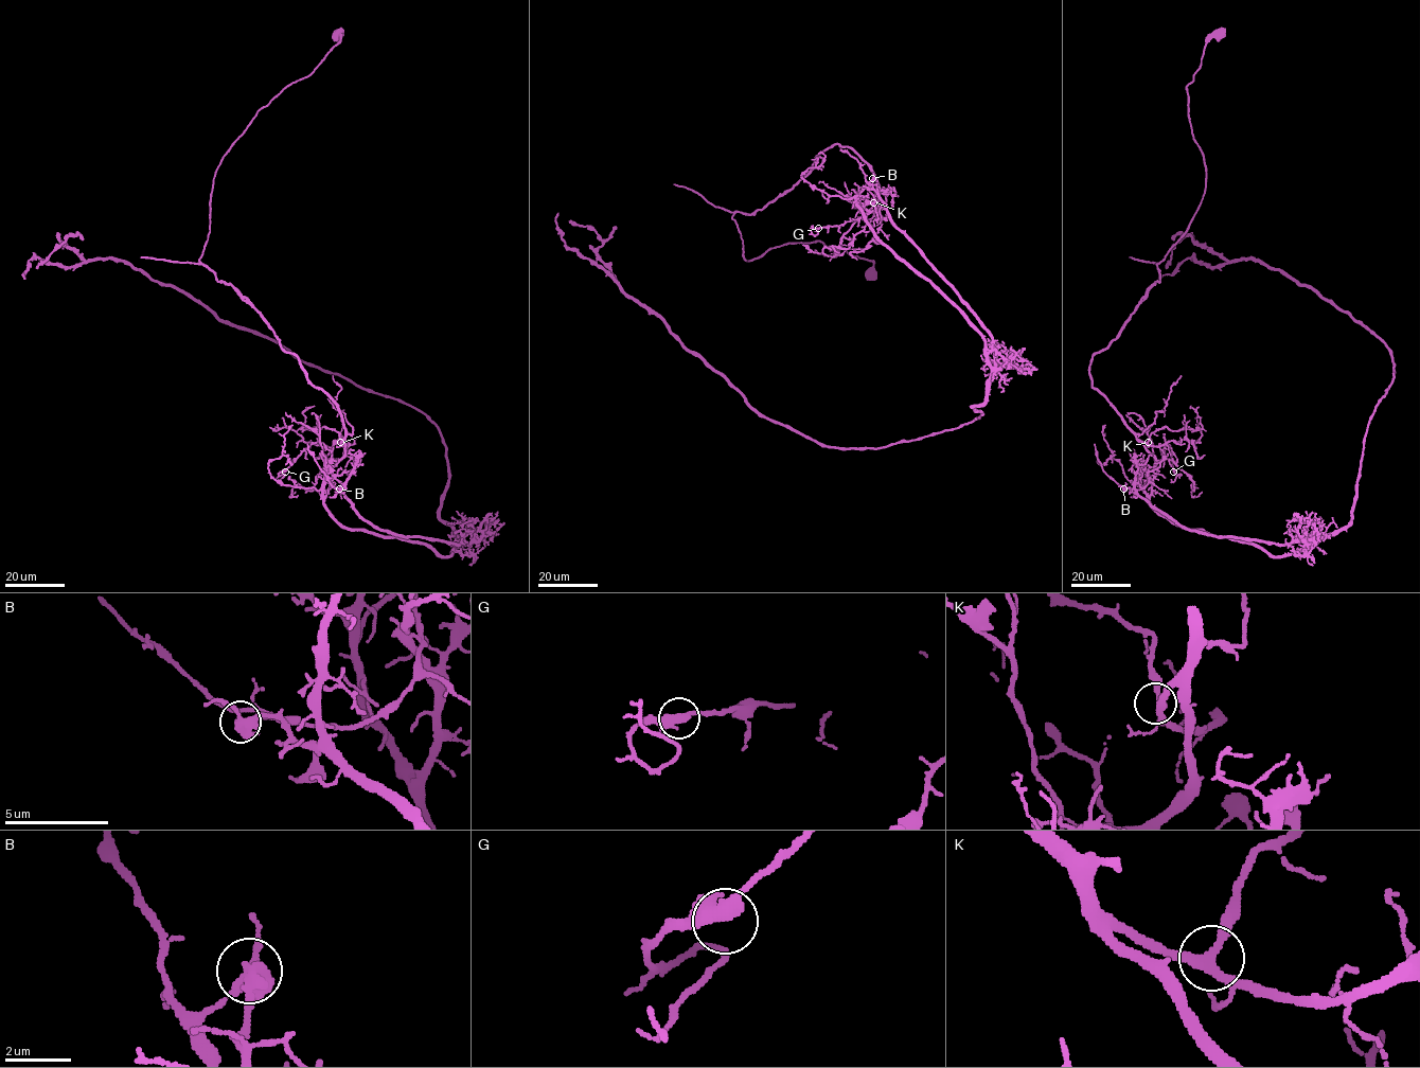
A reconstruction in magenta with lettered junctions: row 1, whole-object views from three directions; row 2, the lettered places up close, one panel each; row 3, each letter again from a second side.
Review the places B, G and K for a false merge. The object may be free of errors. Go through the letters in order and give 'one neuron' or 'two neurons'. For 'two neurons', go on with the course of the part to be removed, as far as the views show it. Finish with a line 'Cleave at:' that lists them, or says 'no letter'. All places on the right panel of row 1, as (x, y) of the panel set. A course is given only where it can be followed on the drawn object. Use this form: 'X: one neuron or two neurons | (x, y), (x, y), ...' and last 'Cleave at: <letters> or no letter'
B: two neurons | (1123, 488), (1147, 484), (1156, 460), (1092, 386), (1090, 360), (1159, 280), (1202, 198), (1187, 86), (1224, 31)
G: one neuron
K: one neuron
Cleave at: B

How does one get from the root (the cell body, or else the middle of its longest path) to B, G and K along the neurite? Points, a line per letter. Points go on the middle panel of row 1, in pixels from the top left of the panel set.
B: (871, 271), (819, 242), (747, 261), (732, 216), (833, 144), (871, 170), (868, 211), (873, 178)
G: (871, 271), (819, 242), (747, 261), (732, 218), (847, 145), (871, 170), (879, 206), (818, 228)
K: (871, 271), (872, 262), (819, 242), (747, 261), (732, 216), (762, 210), (833, 144), (871, 170), (873, 202)

